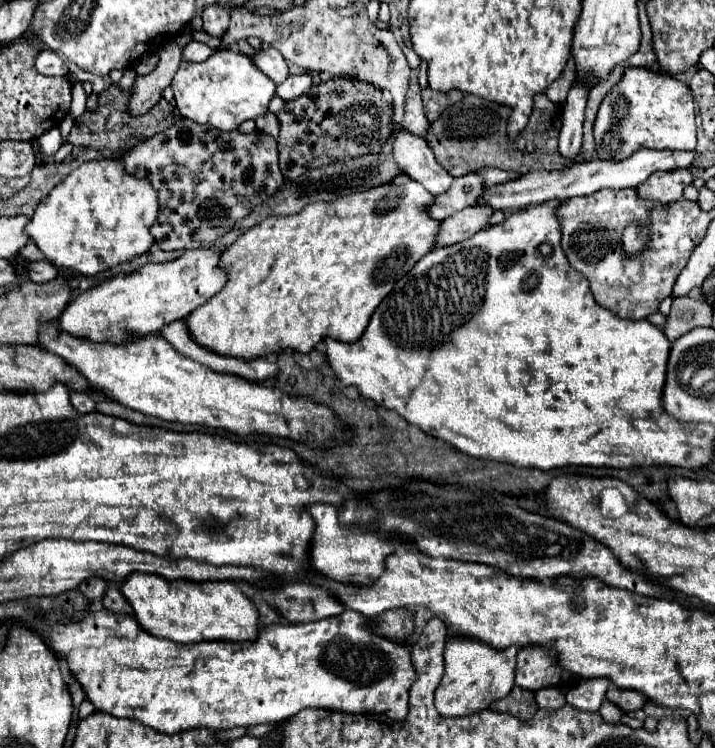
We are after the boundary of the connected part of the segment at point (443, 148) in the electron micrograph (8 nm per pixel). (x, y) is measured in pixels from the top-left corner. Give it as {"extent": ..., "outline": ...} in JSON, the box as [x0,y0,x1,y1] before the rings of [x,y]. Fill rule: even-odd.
{"extent":[426,93,578,177],"outline":[[[538,93],[534,97],[534,113],[530,115],[530,123],[516,139],[510,139],[506,133],[510,111],[512,111],[510,107],[498,105],[484,97],[464,95],[460,103],[450,105],[444,113],[440,113],[440,117],[434,123],[430,123],[426,131],[426,143],[434,151],[436,161],[452,177],[460,177],[482,167],[500,167],[506,171],[528,173],[532,169],[556,171],[578,163],[578,159],[566,161],[558,151],[562,109],[556,103],[548,101],[544,93]]]}

